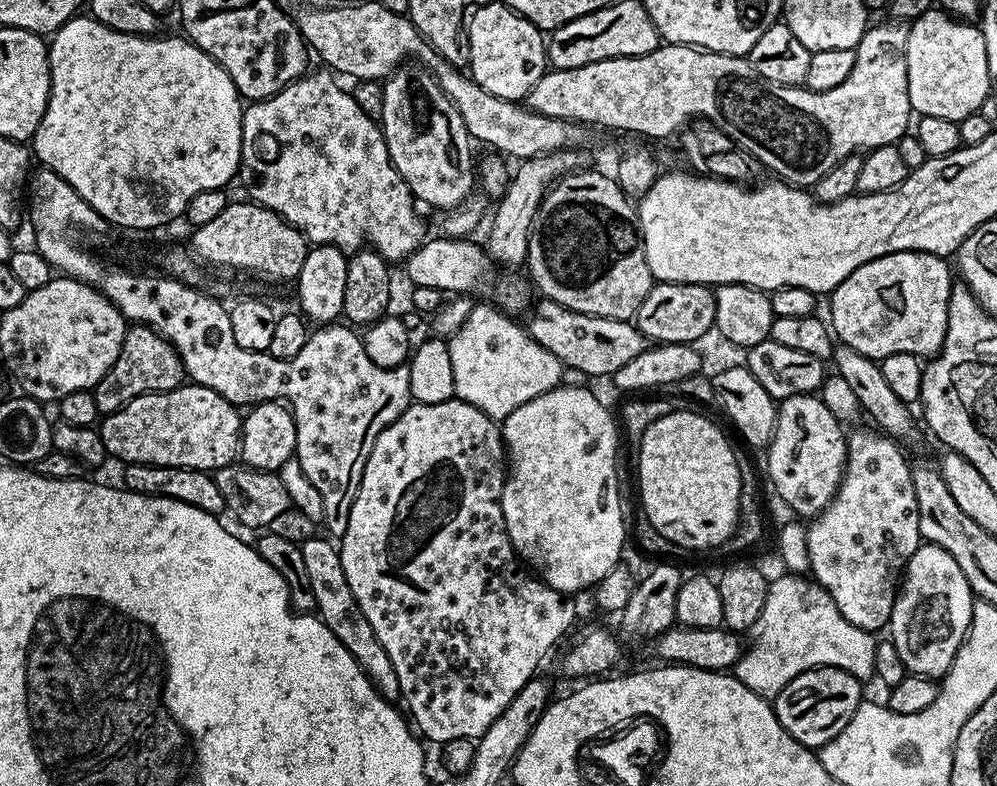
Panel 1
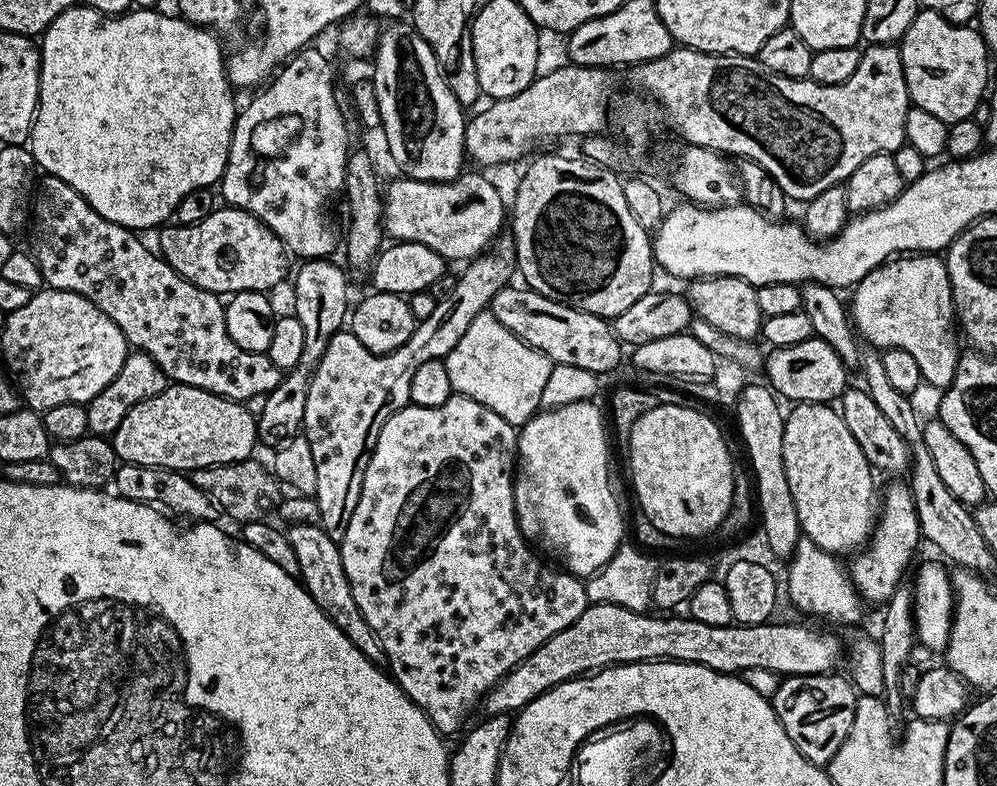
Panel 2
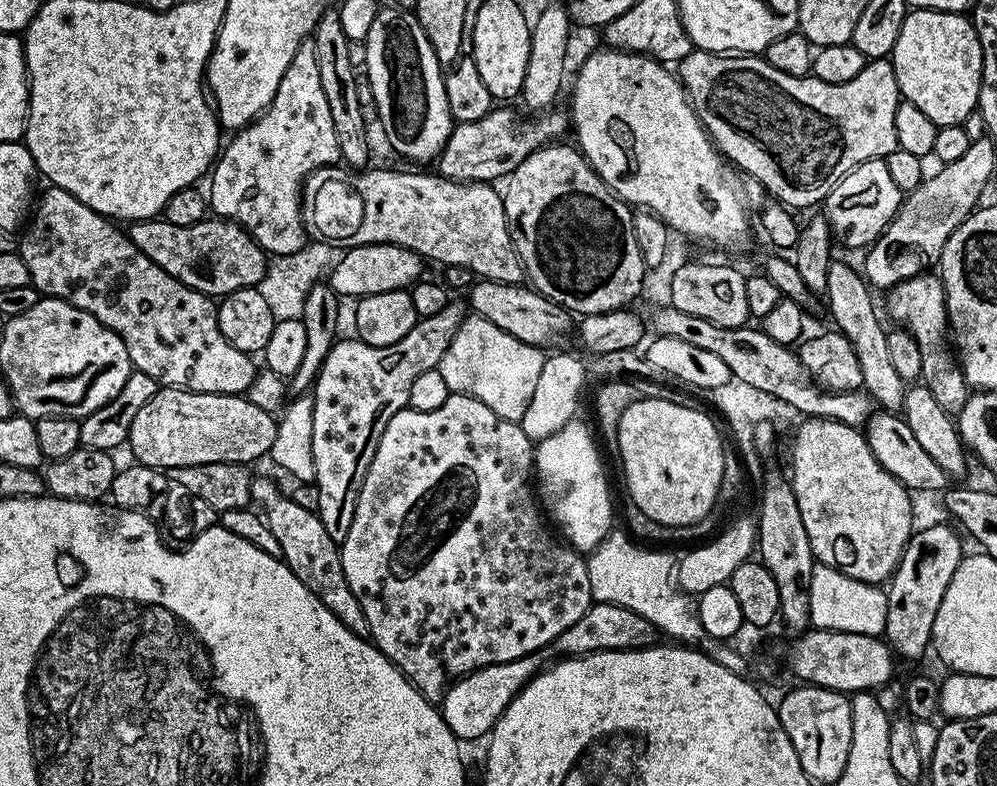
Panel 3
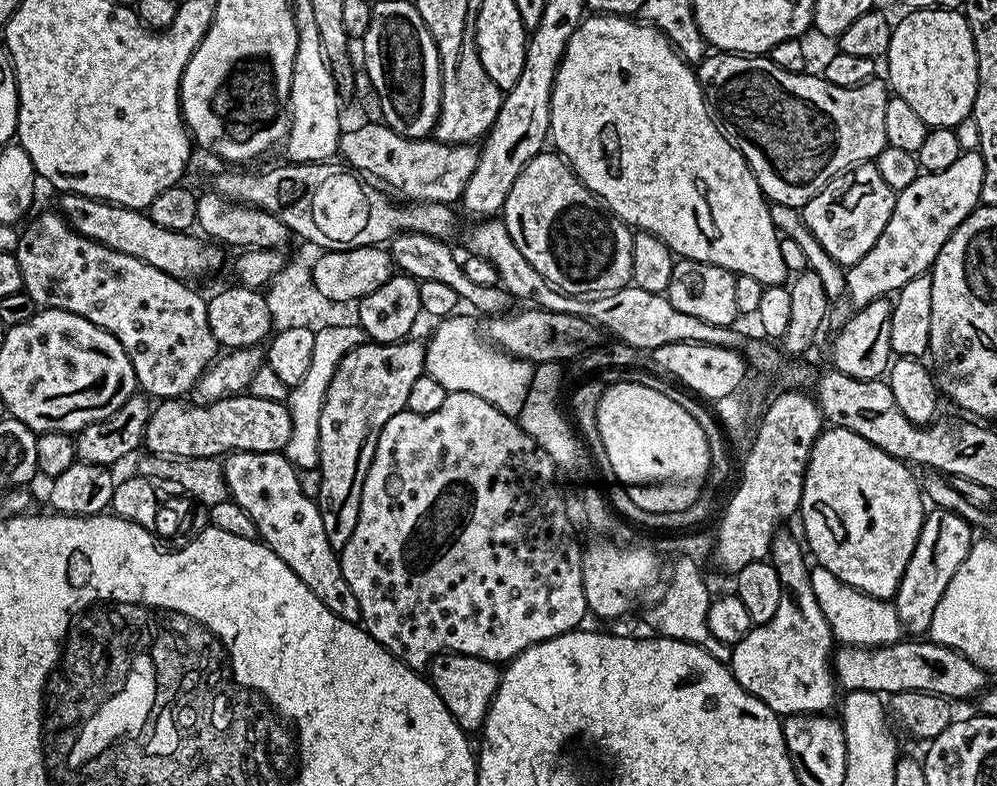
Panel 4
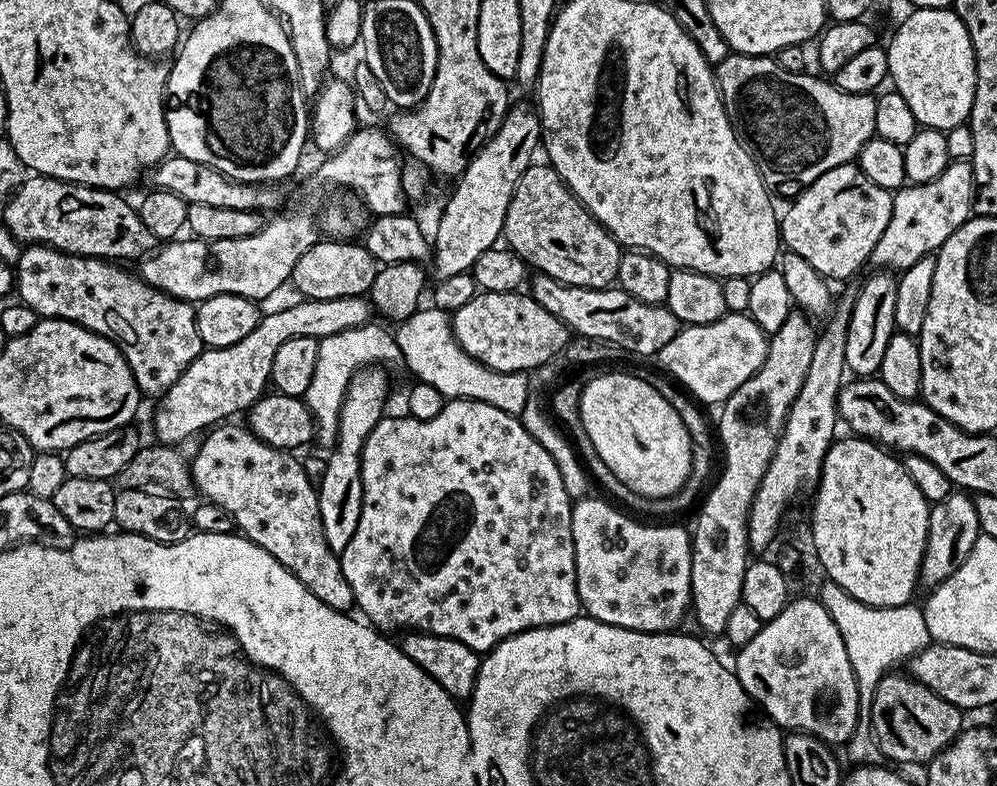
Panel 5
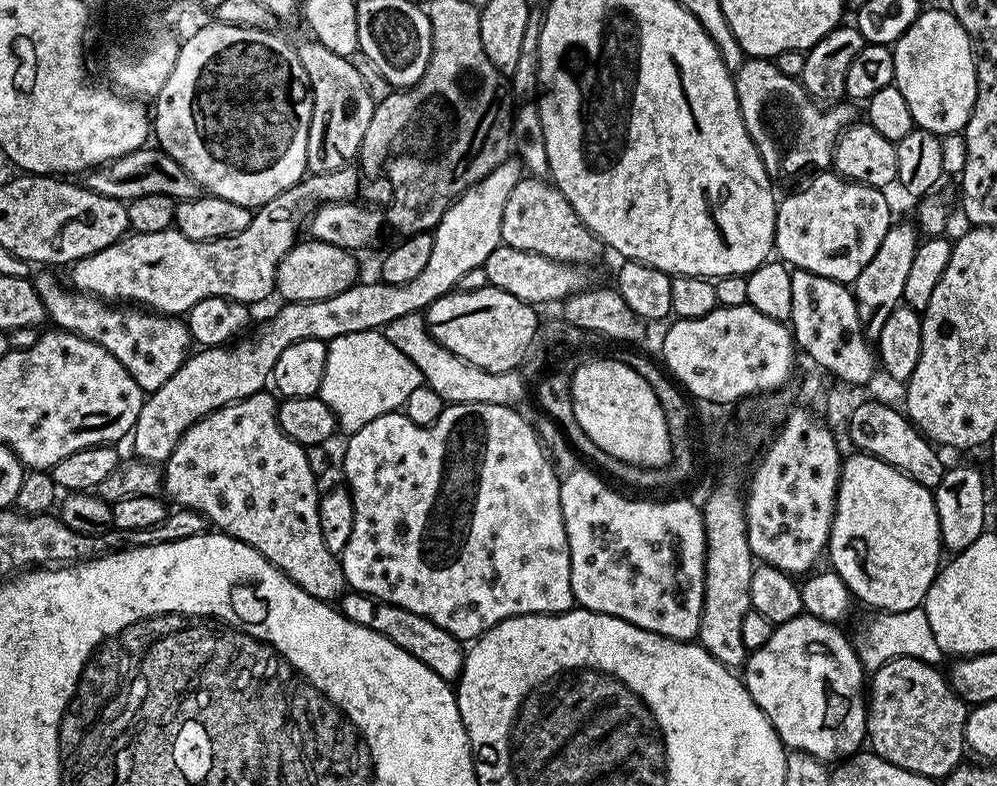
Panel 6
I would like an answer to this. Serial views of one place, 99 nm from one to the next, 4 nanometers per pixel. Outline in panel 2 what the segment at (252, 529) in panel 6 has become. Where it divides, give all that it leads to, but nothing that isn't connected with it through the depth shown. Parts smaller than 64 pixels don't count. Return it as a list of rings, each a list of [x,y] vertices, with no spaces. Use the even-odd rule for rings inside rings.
[[[293,524],[287,529],[290,546],[294,546],[294,555],[298,557],[299,579],[302,581],[303,591],[308,593],[308,599],[316,603],[316,607],[324,611],[334,626],[350,642],[354,642],[357,653],[365,661],[380,666],[385,663],[384,651],[374,634],[370,630],[370,622],[358,610],[358,602],[354,602],[354,594],[350,590],[350,582],[346,578],[346,570],[342,566],[342,554],[337,541],[330,538],[319,524]]]

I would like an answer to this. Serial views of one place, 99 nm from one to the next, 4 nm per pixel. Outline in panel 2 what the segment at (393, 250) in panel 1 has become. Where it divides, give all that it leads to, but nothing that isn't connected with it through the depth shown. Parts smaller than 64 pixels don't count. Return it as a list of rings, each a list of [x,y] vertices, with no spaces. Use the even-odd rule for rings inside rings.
[[[305,46],[275,73],[267,87],[253,96],[256,97],[245,108],[243,105],[239,109],[236,124],[232,127],[230,154],[226,170],[220,177],[219,195],[225,205],[254,214],[267,228],[274,230],[293,257],[300,256],[304,260],[331,257],[332,251],[338,248],[338,236],[336,240],[336,232],[328,221],[327,208],[332,195],[335,192],[337,195],[344,187],[350,151],[348,124],[336,101],[332,68],[316,46]]]

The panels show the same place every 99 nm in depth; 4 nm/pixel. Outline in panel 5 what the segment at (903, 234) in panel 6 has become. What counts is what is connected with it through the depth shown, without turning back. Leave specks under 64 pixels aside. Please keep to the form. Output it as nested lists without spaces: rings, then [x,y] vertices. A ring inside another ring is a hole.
[[[876,270],[873,273],[873,276],[861,286],[860,293],[855,293],[846,334],[844,363],[849,373],[860,378],[868,378],[879,373],[882,354],[886,354],[886,346],[893,332],[897,331],[894,322],[894,302],[898,302],[897,277],[888,270]]]

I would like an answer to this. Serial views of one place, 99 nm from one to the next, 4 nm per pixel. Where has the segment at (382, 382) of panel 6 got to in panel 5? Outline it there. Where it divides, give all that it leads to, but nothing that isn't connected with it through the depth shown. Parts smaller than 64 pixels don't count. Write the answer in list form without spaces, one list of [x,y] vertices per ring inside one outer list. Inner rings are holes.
[[[369,322],[362,326],[347,328],[336,334],[319,337],[318,360],[314,362],[314,376],[306,390],[303,402],[310,410],[313,422],[316,423],[316,436],[335,437],[338,430],[340,407],[348,389],[348,383],[358,369],[365,366],[389,366],[401,363],[400,351],[396,345],[395,335],[383,328],[383,323]]]

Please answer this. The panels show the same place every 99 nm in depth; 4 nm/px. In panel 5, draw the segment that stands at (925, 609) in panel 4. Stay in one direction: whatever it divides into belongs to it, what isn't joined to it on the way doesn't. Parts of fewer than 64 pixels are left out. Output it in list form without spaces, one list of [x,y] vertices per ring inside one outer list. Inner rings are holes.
[[[963,490],[949,491],[946,498],[935,501],[928,510],[928,533],[919,583],[933,590],[945,582],[964,562],[981,535],[975,499]]]

